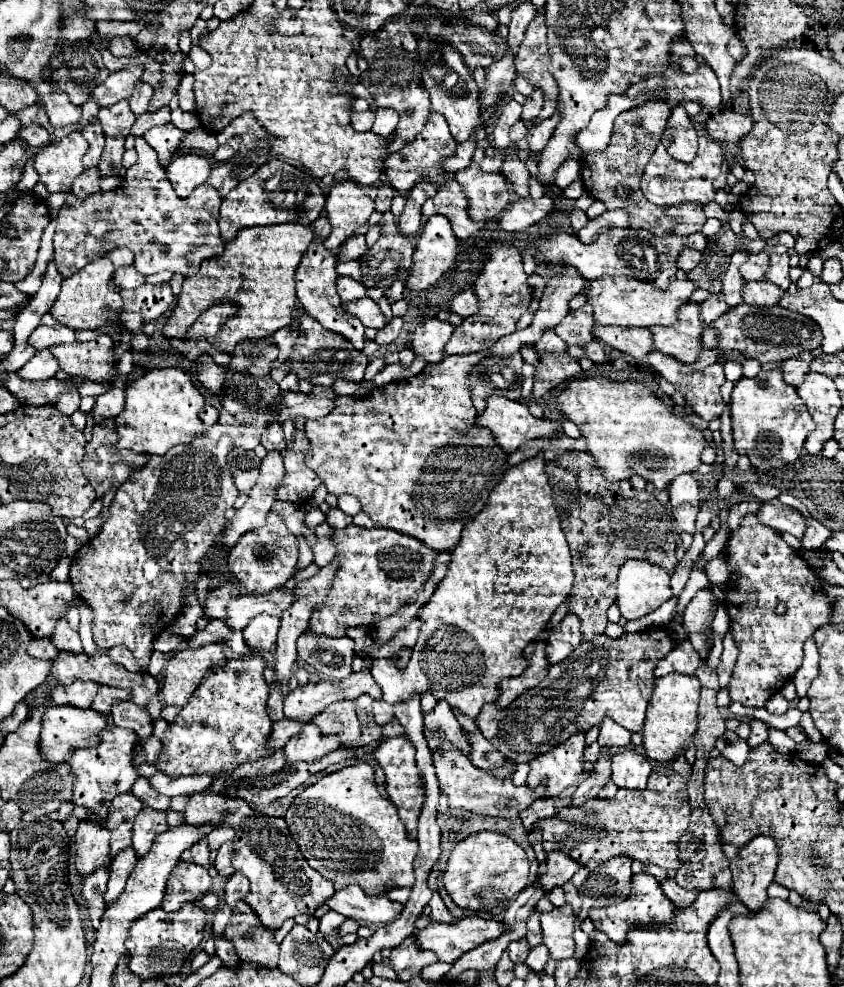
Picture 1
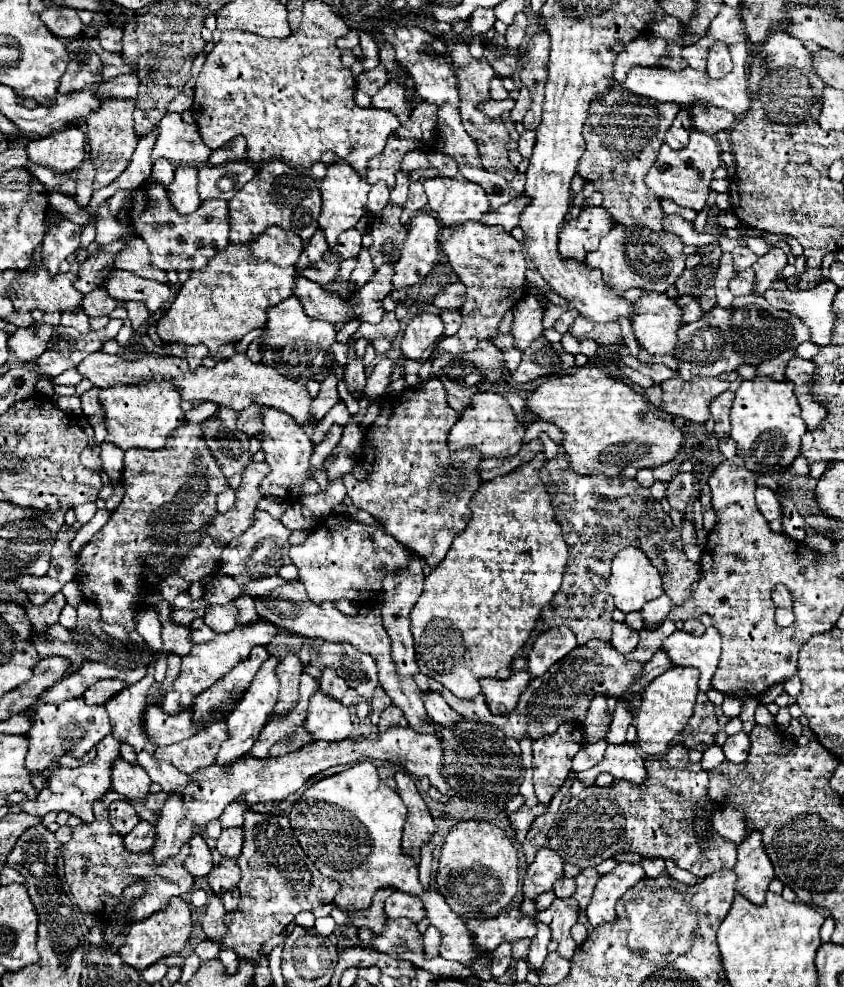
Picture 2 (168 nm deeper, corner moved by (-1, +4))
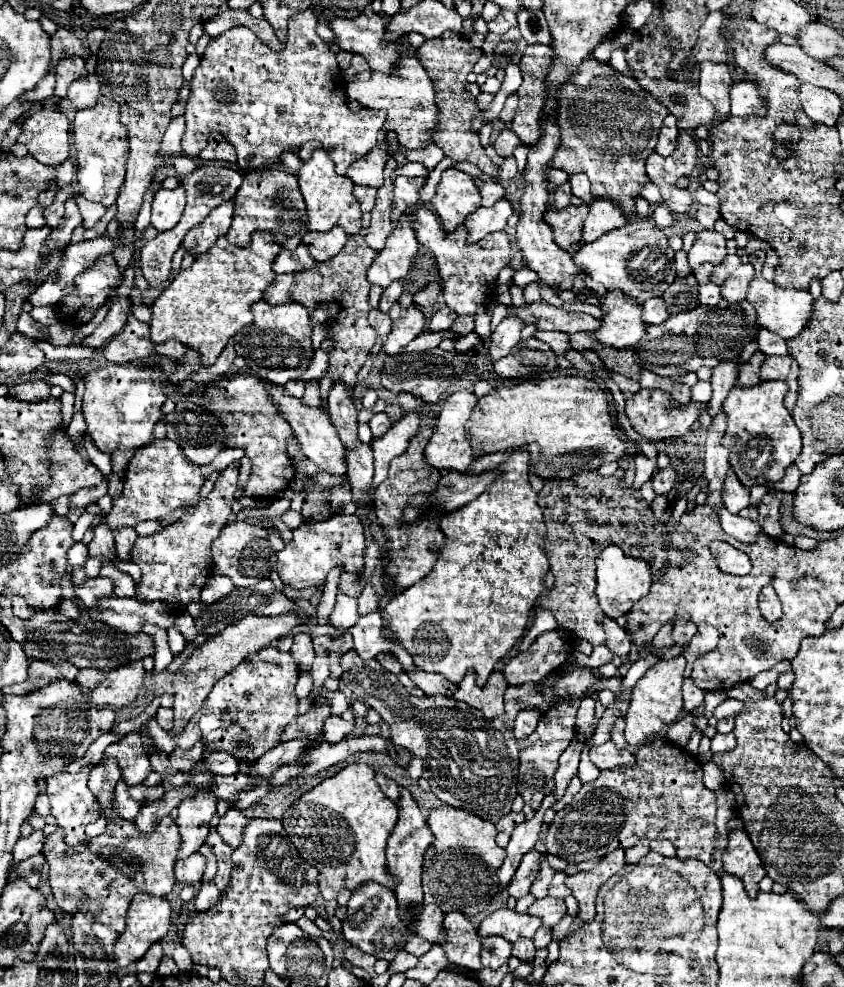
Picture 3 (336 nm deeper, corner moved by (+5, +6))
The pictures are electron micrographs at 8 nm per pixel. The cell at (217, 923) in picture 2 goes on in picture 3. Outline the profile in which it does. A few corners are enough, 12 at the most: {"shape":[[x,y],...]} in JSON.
{"shape":[[202,881],[196,897],[196,909],[206,911],[220,899],[214,881]]}

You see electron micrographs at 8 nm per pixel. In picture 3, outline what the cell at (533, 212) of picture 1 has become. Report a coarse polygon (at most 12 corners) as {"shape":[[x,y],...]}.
{"shape":[[508,199],[466,217],[468,243],[502,231],[514,213]]}

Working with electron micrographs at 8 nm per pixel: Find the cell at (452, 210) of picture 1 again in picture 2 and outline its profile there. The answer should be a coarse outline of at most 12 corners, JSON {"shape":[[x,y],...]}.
{"shape":[[434,177],[424,189],[442,227],[482,221],[478,183]]}

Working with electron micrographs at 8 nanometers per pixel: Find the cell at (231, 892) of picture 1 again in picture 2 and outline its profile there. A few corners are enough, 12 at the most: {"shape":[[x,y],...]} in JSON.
{"shape":[[222,859],[208,875],[214,893],[222,895],[240,881],[234,859]]}

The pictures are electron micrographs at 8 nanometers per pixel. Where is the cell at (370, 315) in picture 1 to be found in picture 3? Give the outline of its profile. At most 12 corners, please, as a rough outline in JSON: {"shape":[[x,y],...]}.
{"shape":[[276,275],[274,285],[264,291],[272,305],[290,303],[292,275]]}

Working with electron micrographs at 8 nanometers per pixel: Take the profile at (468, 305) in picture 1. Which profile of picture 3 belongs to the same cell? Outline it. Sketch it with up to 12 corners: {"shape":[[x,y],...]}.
{"shape":[[430,283],[412,301],[418,307],[430,307],[436,303],[442,287]]}

